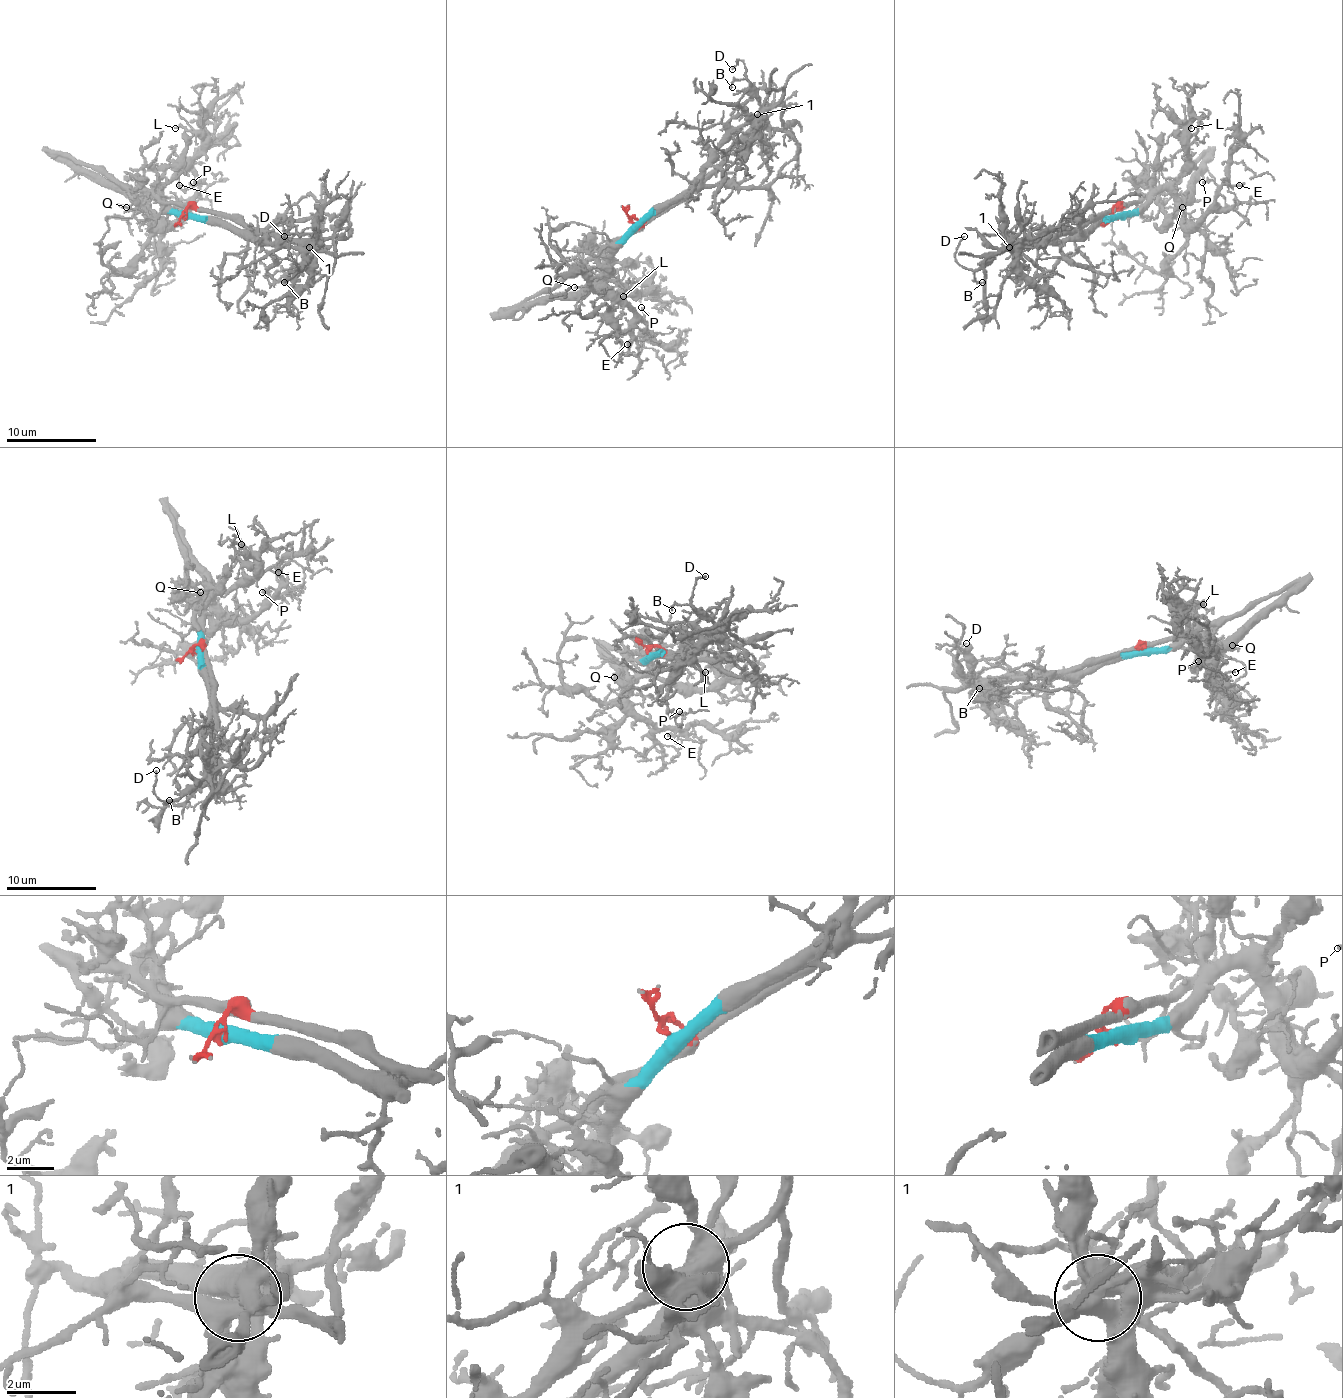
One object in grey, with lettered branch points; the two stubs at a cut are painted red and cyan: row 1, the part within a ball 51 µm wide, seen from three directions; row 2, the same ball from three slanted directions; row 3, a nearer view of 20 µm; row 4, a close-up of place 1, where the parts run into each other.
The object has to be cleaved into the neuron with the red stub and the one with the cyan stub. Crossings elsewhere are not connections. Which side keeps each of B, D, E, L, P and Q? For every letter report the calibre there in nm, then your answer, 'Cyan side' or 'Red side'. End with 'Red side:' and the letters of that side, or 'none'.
B: Thickness 160 nm. Red side
D: Thickness 90 nm. Red side
E: Thickness 100 nm. Cyan side
L: Thickness 190 nm. Cyan side
P: Thickness 150 nm. Cyan side
Q: Thickness 140 nm. Red side
Red side: B, D, Q

